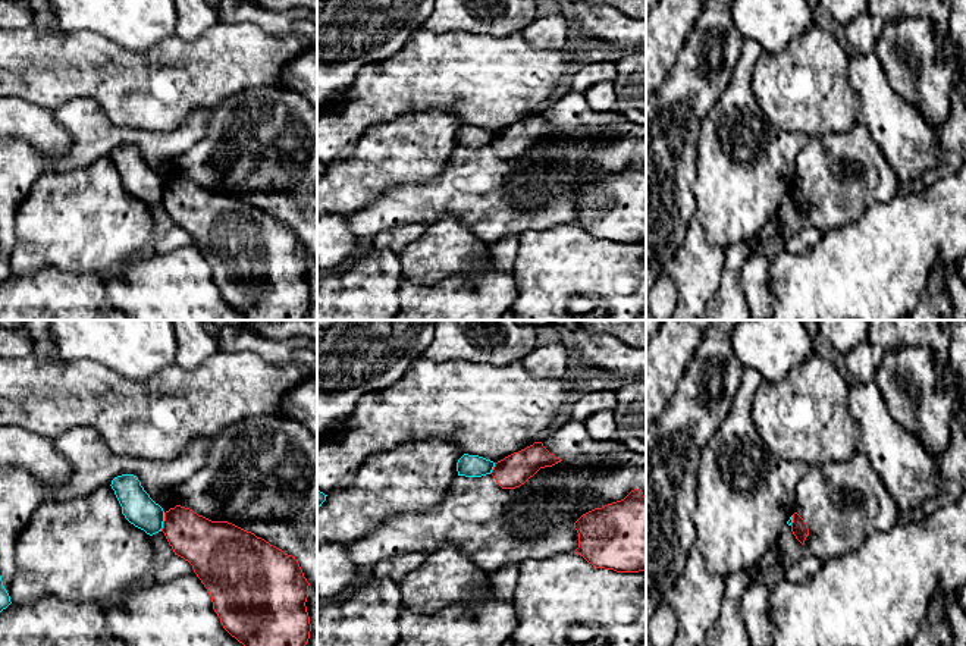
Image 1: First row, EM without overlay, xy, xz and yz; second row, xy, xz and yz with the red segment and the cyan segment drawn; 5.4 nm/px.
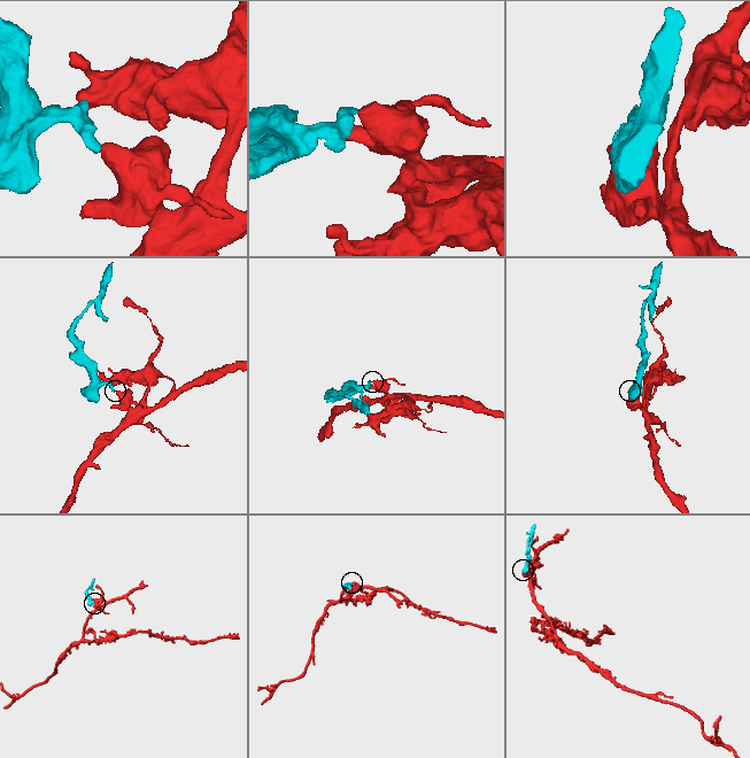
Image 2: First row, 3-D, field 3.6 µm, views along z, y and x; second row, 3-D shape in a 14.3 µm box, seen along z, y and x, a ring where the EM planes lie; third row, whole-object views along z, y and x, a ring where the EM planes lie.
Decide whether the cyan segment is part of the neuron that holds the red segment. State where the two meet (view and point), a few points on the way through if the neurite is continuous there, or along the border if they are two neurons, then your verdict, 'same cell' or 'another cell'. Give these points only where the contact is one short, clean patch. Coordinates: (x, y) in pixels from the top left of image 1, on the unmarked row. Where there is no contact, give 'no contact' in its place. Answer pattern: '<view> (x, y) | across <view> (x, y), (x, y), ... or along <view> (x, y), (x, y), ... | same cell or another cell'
xy (163, 193) | along xy (165, 184), (160, 201) | another cell

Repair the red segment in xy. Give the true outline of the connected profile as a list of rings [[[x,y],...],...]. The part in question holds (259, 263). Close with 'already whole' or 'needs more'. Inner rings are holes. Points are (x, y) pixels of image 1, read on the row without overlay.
[[[176,176],[164,184],[163,200],[175,226],[192,236],[211,267],[213,280],[220,289],[223,300],[235,308],[245,320],[304,320],[311,302],[307,283],[310,254],[295,231],[282,220],[270,216],[254,204],[247,203],[228,192],[211,192],[189,179]]]; already whole

